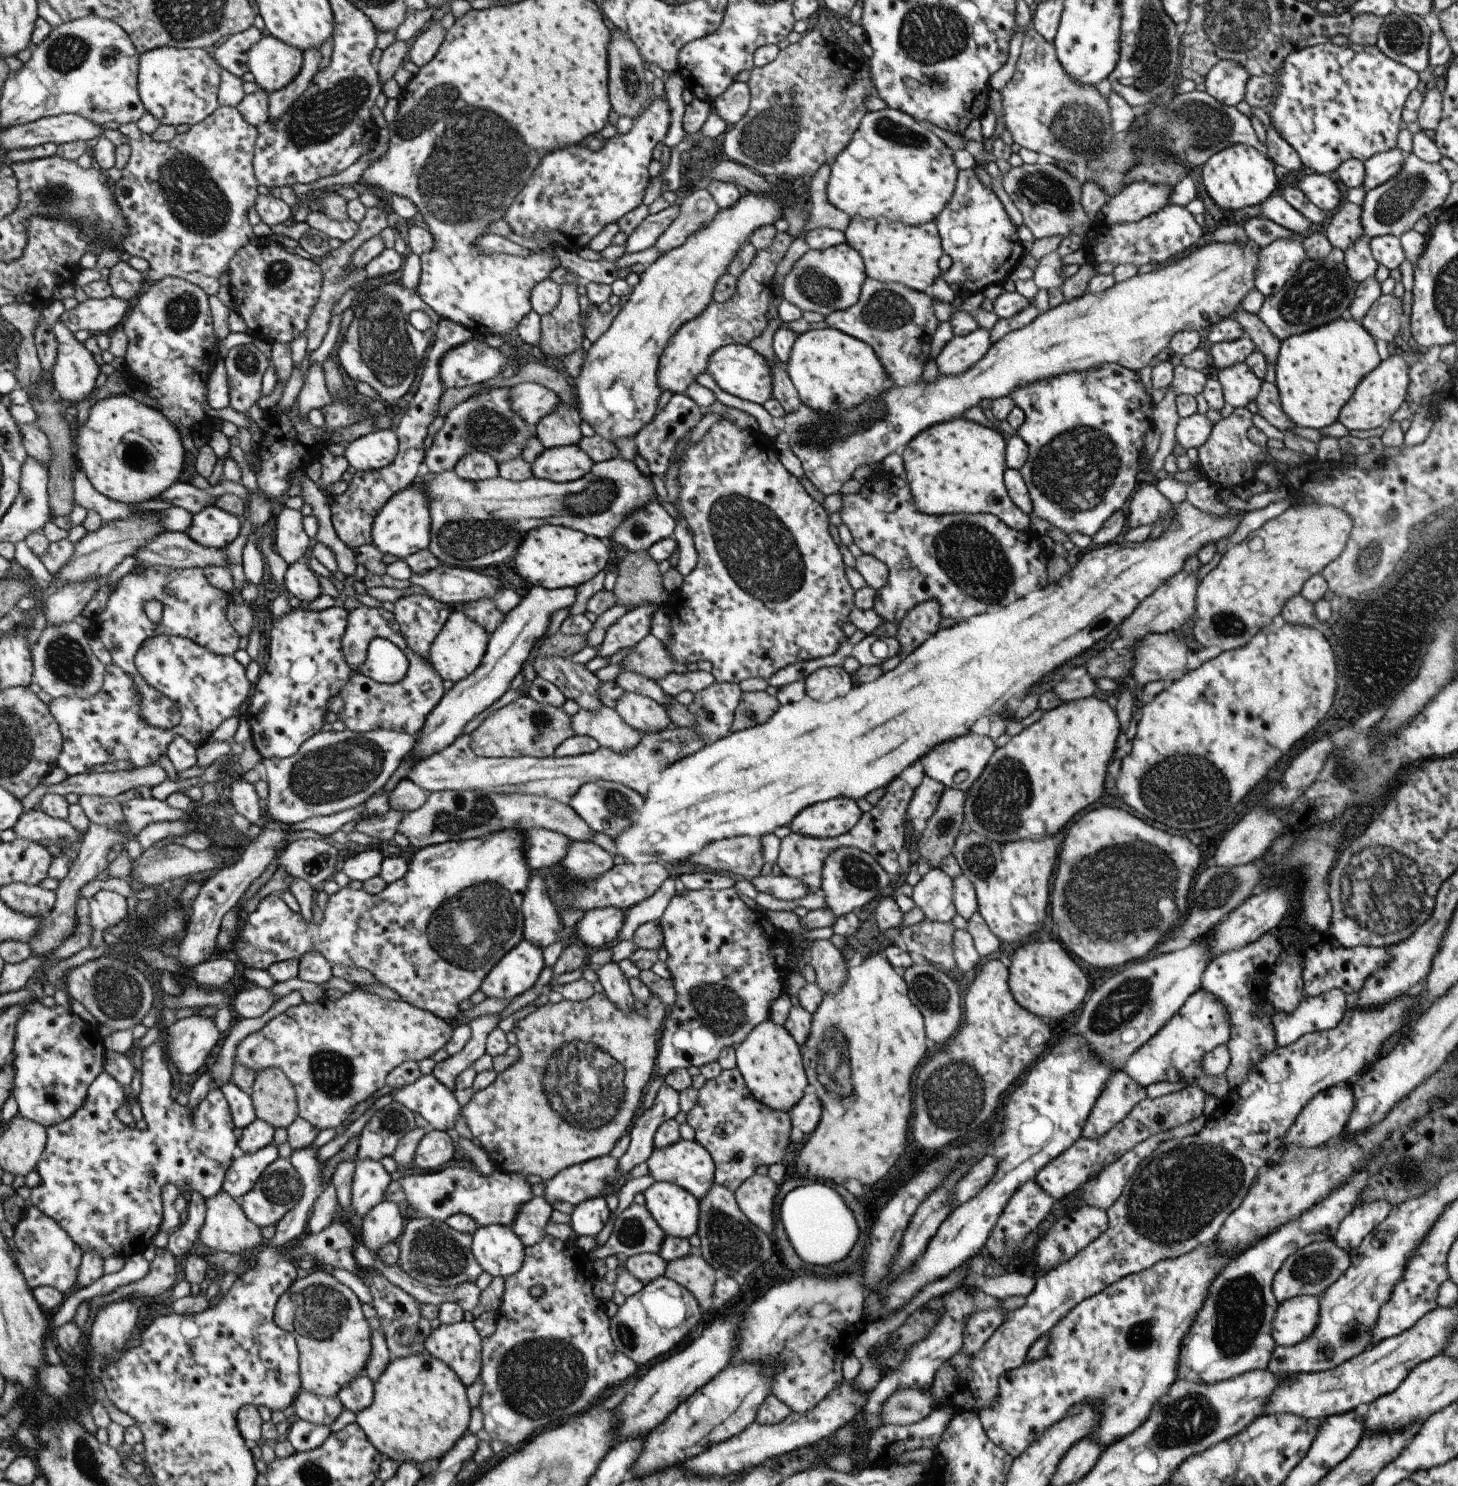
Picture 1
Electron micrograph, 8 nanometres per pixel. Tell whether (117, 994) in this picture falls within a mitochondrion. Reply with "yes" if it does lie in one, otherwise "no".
yes

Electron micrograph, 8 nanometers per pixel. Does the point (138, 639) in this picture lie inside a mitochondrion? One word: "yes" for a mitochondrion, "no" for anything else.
no

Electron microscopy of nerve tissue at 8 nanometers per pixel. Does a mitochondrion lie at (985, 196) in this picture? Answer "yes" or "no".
no

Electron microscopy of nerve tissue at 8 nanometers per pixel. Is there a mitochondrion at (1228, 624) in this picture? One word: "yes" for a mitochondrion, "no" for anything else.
yes

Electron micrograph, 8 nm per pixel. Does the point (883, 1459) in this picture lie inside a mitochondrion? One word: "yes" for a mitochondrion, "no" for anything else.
no

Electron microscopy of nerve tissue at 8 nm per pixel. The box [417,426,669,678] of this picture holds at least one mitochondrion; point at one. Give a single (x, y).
(465, 540)

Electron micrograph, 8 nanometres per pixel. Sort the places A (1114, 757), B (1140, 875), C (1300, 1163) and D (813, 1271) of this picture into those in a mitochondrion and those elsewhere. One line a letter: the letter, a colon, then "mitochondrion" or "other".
A: other
B: mitochondrion
C: mitochondrion
D: other

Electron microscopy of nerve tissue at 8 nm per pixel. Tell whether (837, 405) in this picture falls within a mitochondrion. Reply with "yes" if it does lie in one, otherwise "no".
yes

